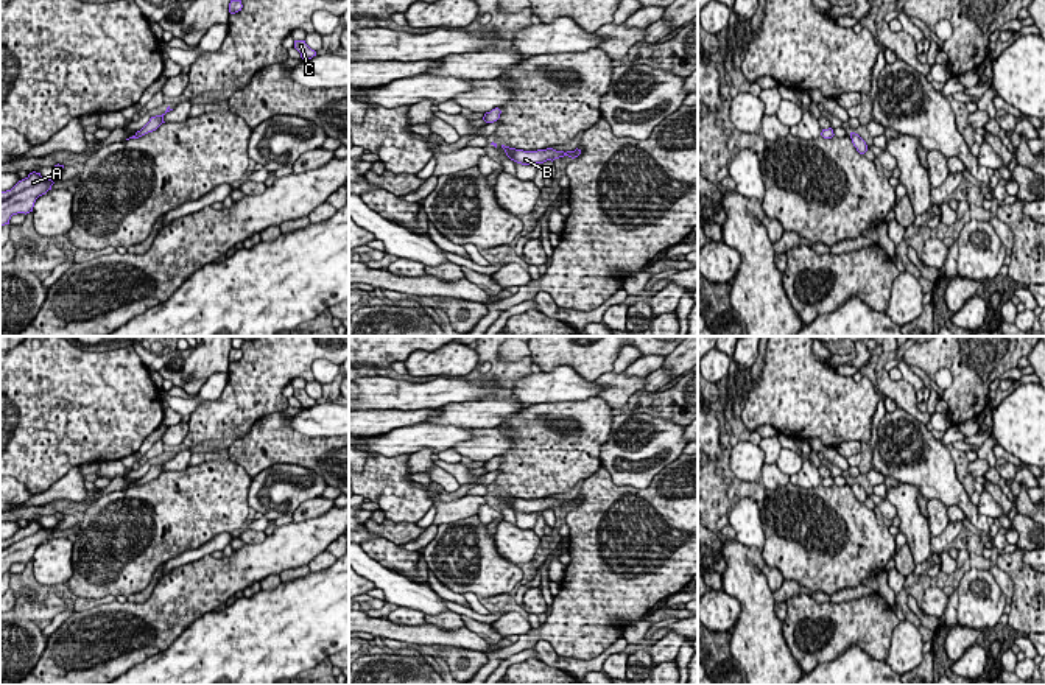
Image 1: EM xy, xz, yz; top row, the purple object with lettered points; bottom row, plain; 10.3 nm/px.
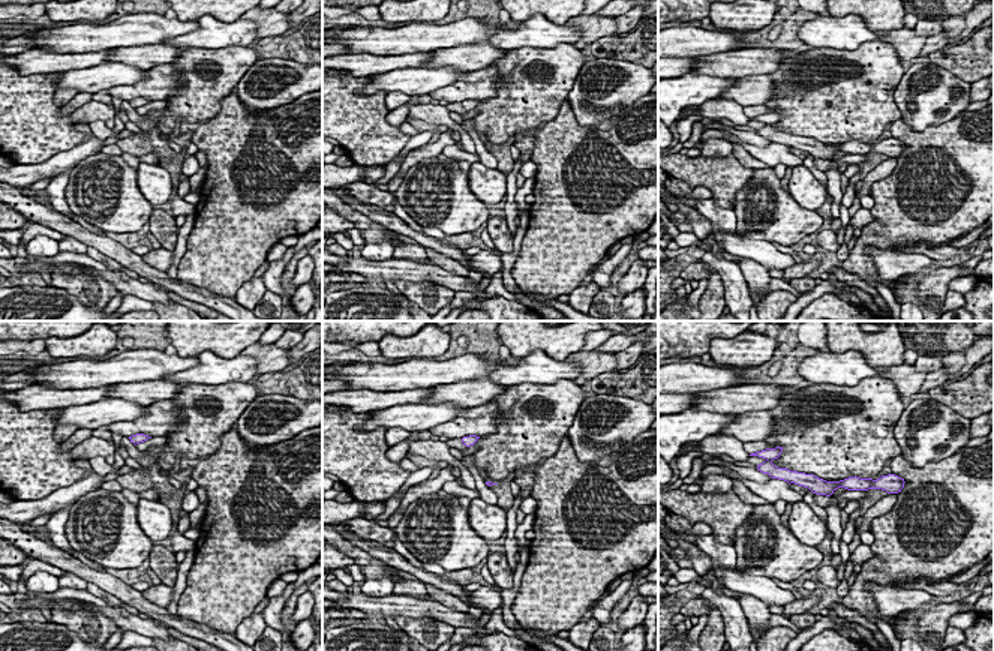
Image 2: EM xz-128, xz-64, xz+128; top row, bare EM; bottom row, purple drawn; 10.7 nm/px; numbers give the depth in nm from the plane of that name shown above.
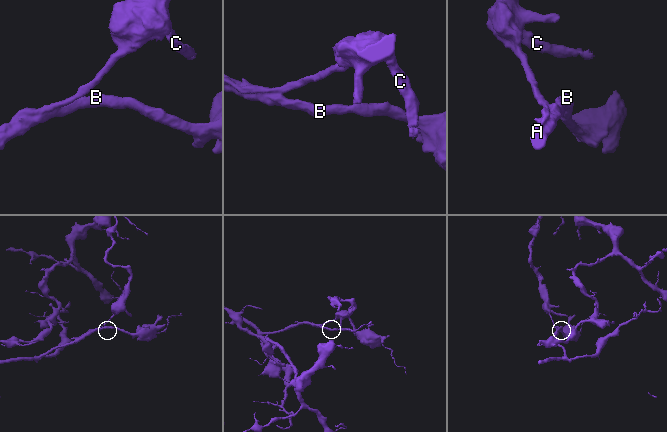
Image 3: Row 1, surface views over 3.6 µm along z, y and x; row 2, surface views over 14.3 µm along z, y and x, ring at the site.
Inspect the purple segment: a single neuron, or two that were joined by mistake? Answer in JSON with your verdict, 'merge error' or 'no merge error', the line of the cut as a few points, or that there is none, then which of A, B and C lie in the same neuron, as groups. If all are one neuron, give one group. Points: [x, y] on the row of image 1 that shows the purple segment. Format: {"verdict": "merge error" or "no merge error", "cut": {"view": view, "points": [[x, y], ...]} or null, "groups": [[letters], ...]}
{"verdict": "merge error", "cut": {"view": "xz", "points": [[489, 112], [492, 122]]}, "groups": [["A", "B"], ["C"]]}

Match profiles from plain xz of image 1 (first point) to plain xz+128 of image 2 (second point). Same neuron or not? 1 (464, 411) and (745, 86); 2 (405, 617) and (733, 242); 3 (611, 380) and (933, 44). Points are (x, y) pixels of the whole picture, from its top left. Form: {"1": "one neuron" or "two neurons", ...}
{"1": "two neurons", "2": "two neurons", "3": "two neurons"}

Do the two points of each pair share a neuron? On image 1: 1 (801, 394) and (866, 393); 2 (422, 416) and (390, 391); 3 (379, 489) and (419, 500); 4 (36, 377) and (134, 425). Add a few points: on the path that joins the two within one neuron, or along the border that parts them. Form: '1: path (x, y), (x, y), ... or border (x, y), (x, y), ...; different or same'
1: path (816, 394), (851, 393); same
2: border (380, 408), (435, 410); different
3: path (388, 489), (401, 500), (410, 500); same
4: path (61, 402), (66, 407), (109, 407); same

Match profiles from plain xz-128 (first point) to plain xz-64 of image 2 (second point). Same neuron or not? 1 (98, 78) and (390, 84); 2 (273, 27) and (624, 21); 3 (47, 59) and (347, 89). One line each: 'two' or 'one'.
1: one
2: two
3: two

